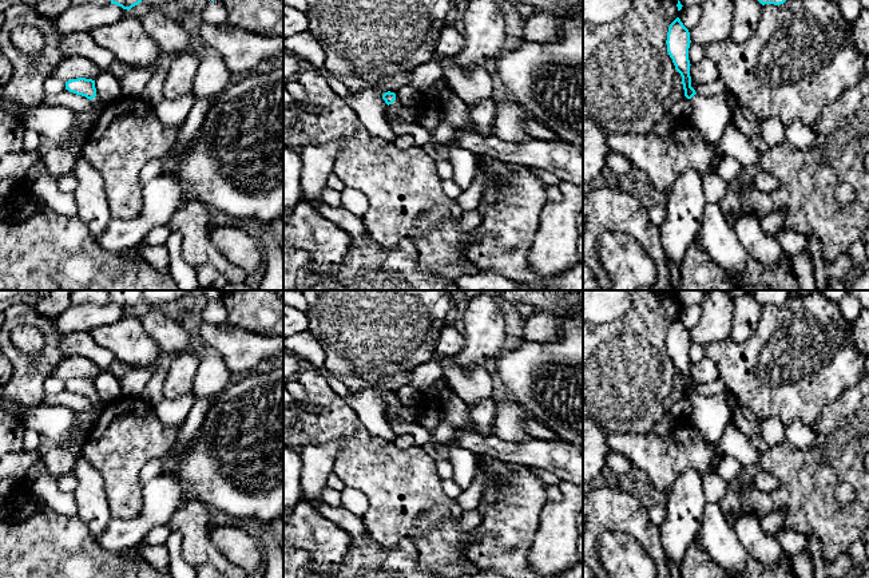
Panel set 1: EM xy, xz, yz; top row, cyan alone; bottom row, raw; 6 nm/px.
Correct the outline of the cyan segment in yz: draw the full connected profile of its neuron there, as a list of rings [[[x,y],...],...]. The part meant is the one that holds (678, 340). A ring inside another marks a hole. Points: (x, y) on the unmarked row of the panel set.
[[[676,317],[668,326],[667,352],[675,369],[682,376],[685,396],[691,401],[691,420],[702,436],[710,443],[718,443],[726,425],[733,420],[725,395],[701,396],[691,387],[690,376],[690,332]]]

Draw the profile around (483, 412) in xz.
[[[483,399],[473,405],[468,405],[471,419],[475,421],[477,434],[483,436],[492,435],[492,423],[495,417],[495,399]]]

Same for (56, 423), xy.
[[[19,405],[19,421],[25,427],[36,431],[57,447],[68,448],[72,442],[74,431],[78,427],[76,413],[68,407],[63,405]]]

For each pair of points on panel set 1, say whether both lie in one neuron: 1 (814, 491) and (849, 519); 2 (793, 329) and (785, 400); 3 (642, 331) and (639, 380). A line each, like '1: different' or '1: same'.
1: same
2: same
3: same

